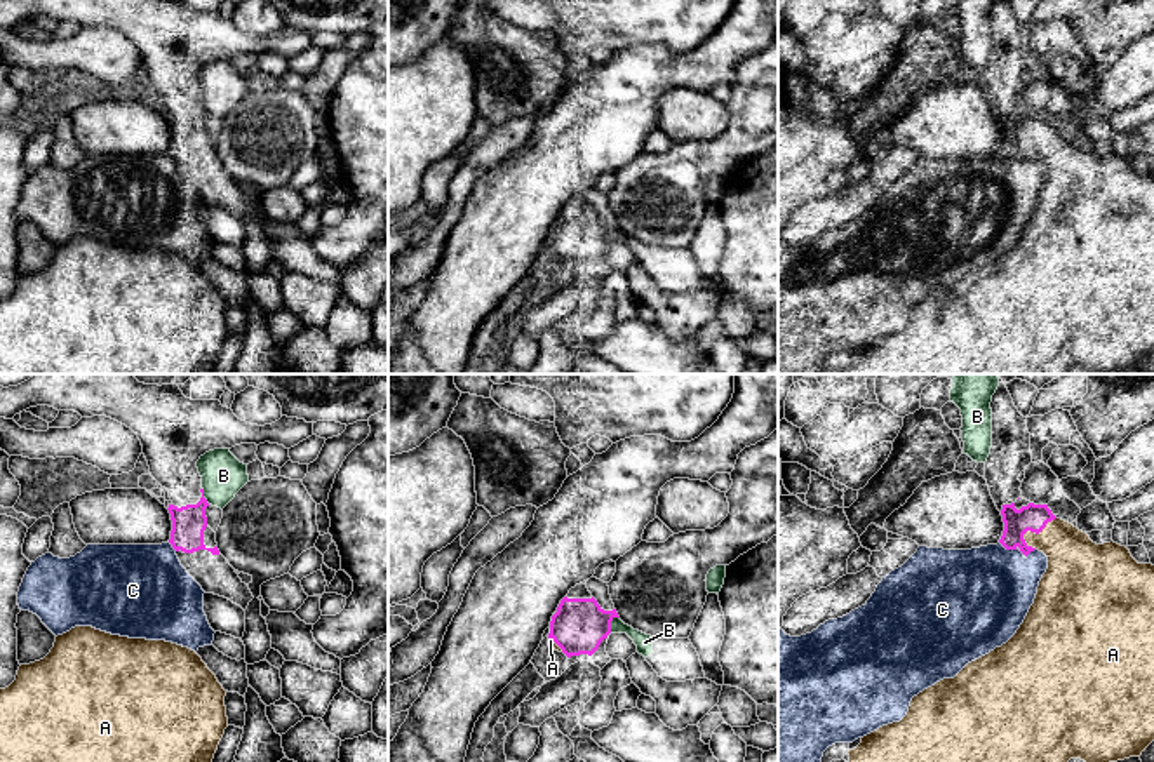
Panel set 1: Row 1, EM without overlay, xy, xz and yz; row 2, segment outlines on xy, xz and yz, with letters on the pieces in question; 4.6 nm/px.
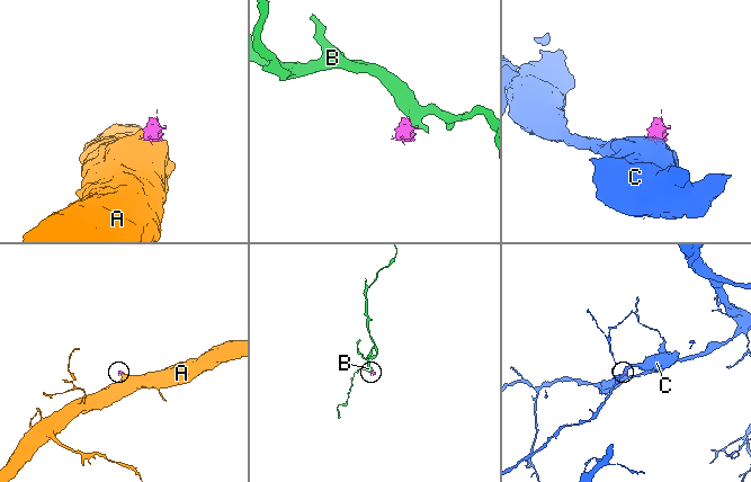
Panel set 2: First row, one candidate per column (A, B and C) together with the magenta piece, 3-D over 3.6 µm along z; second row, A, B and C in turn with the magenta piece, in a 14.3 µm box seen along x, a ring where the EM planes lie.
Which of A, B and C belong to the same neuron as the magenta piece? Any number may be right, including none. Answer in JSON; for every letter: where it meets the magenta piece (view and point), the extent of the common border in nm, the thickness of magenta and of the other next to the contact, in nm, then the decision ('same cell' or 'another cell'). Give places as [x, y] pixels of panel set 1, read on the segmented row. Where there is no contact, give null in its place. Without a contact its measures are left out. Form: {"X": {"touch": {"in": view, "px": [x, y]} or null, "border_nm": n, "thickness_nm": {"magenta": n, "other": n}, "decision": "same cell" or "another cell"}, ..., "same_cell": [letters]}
{"A": {"touch": {"in": "yz", "px": [1034, 531]}, "border_nm": 190, "thickness_nm": {"magenta": 130, "other": 280}, "decision": "same cell"}, "B": {"touch": {"in": "xz", "px": [610, 623]}, "border_nm": 90, "thickness_nm": {"magenta": 260, "other": 80}, "decision": "same cell"}, "C": {"touch": {"in": "yz", "px": [1008, 548]}, "border_nm": 90, "thickness_nm": {"magenta": 130, "other": 440}, "decision": "another cell"}, "same_cell": ["A", "B"]}

